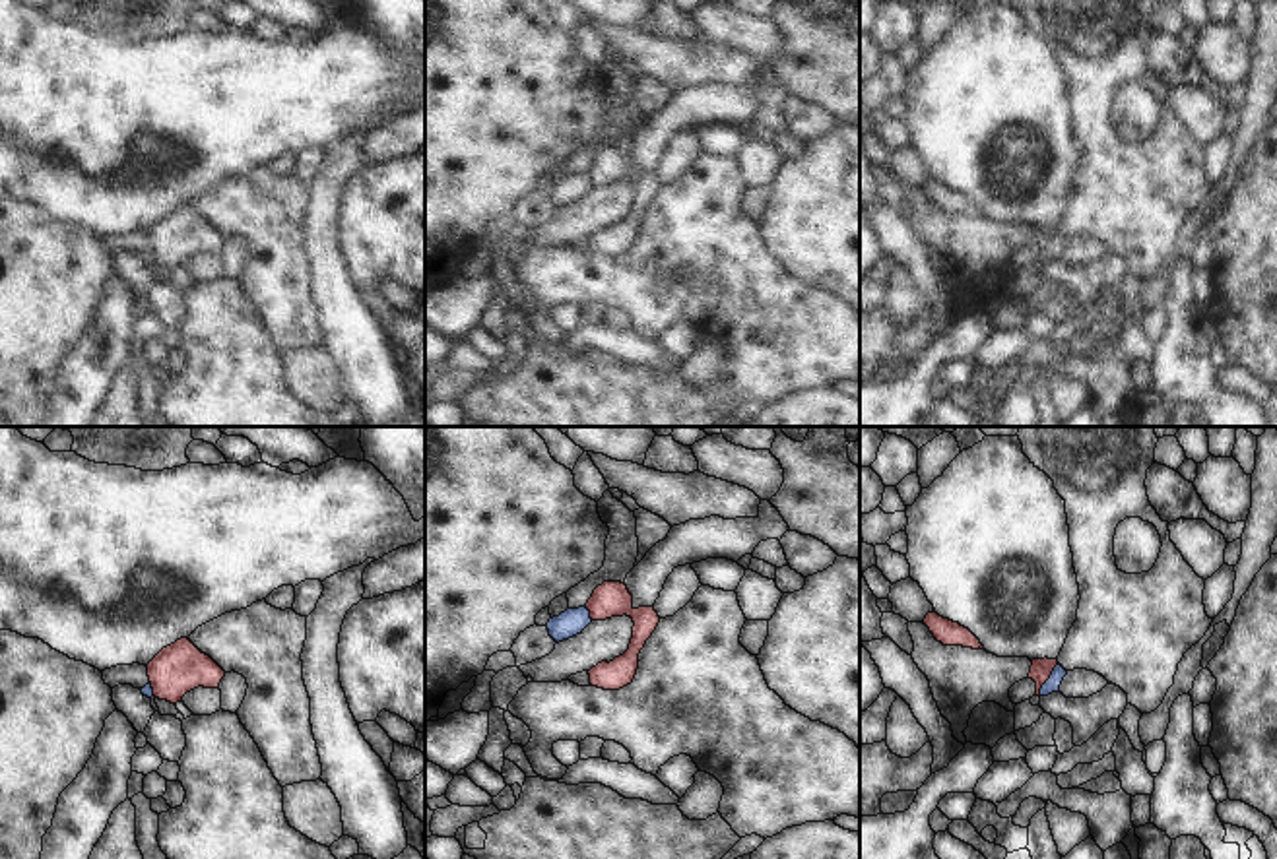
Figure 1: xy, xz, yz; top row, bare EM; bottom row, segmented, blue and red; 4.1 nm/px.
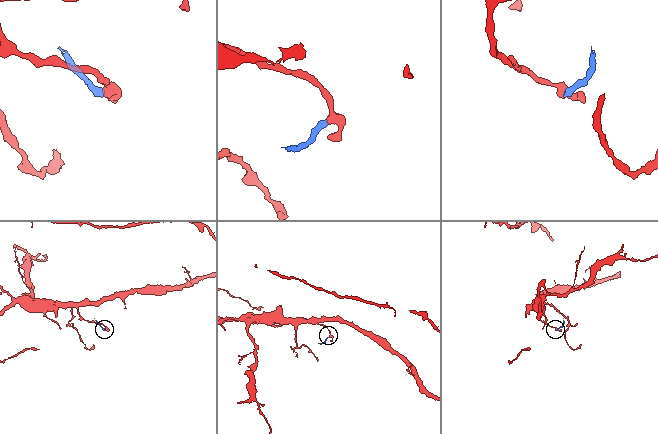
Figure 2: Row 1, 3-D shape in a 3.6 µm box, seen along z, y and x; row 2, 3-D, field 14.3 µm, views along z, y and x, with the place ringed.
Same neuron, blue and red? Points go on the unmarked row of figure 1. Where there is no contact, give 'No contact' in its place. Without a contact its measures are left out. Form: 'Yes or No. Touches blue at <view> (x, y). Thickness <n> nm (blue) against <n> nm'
No. Touches blue at yz (1048, 245). Thickness 60 nm (blue) against 90 nm.

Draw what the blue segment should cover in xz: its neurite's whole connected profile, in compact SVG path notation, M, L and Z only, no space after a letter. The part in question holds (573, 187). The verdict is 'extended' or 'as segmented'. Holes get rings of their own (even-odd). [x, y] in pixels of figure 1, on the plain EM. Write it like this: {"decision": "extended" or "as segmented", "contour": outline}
{"decision": "as segmented", "contour": "M584 173L567 175L559 182L549 184L549 202L559 209L580 200L592 188L590 176Z"}

